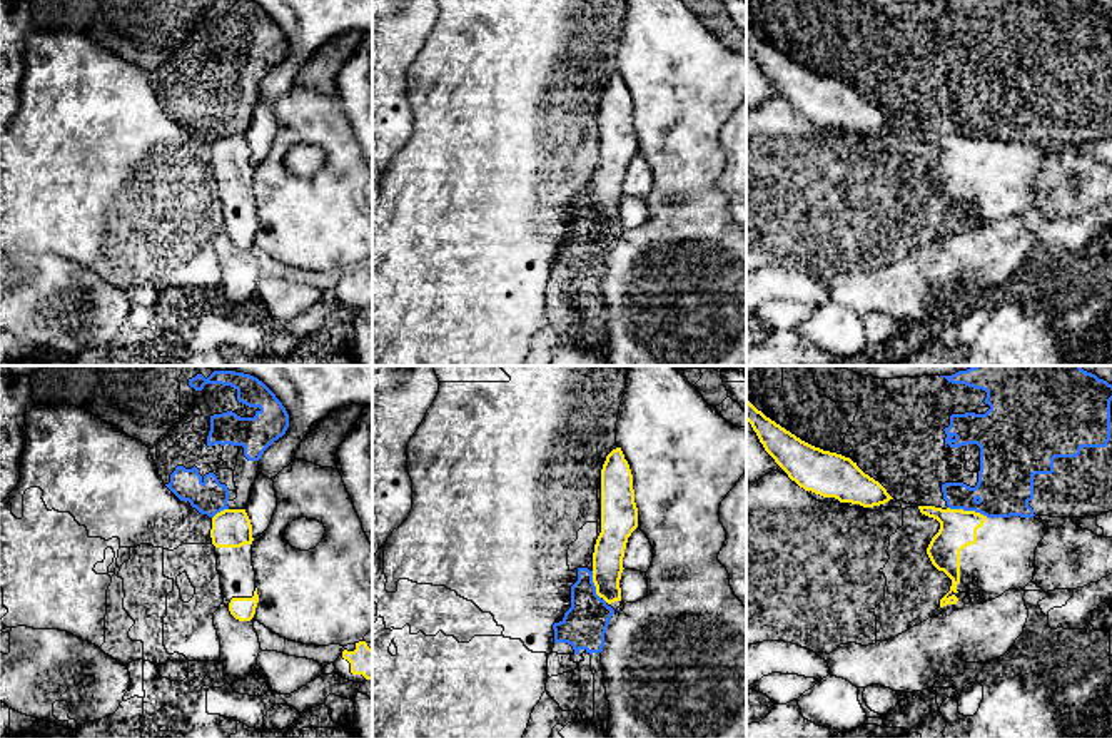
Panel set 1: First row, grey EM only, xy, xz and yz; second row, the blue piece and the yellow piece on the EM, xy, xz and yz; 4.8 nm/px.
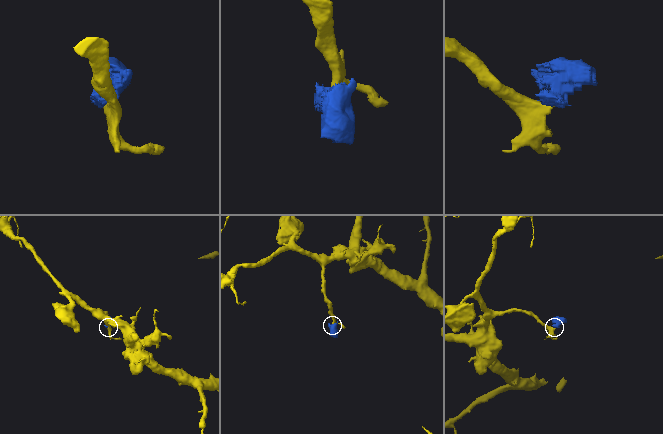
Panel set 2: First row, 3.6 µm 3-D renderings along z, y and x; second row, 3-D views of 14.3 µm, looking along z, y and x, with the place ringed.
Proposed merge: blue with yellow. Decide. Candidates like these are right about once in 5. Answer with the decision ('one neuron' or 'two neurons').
two neurons

